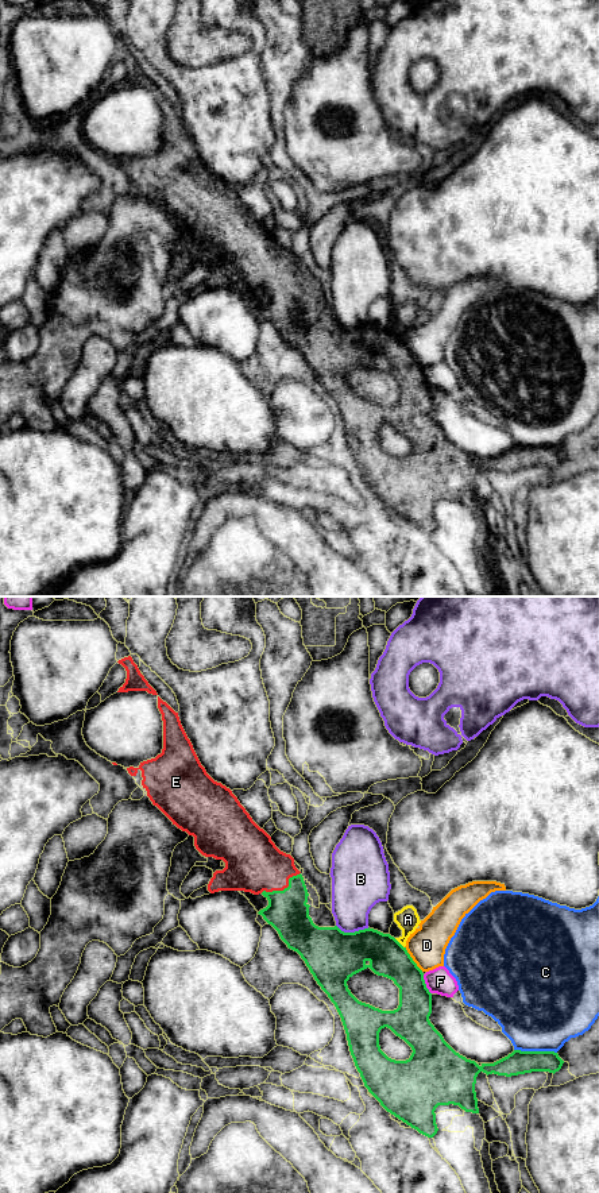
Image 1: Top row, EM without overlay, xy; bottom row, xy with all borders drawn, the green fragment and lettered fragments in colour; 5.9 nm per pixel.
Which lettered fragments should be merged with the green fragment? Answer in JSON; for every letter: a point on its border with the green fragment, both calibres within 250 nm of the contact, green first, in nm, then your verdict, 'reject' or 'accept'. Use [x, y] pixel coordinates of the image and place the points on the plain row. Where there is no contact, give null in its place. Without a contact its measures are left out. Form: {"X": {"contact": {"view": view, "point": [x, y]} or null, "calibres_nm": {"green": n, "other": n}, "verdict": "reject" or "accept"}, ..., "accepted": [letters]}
{"A": {"contact": {"view": "xy", "point": [400, 339]}, "calibres_nm": {"green": 220, "other": 140}, "verdict": "reject"}, "B": {"contact": {"view": "xy", "point": [352, 328]}, "calibres_nm": {"green": 320, "other": 280}, "verdict": "reject"}, "C": {"contact": {"view": "xy", "point": [536, 447]}, "calibres_nm": {"green": 140, "other": 500}, "verdict": "reject"}, "D": {"contact": {"view": "xy", "point": [412, 354]}, "calibres_nm": {"green": 220, "other": 220}, "verdict": "reject"}, "E": {"contact": {"view": "xy", "point": [283, 285]}, "calibres_nm": {"green": 240, "other": 340}, "verdict": "accept"}, "F": {"contact": {"view": "xy", "point": [425, 379]}, "calibres_nm": {"green": 220, "other": 150}, "verdict": "reject"}, "accepted": ["E"]}

